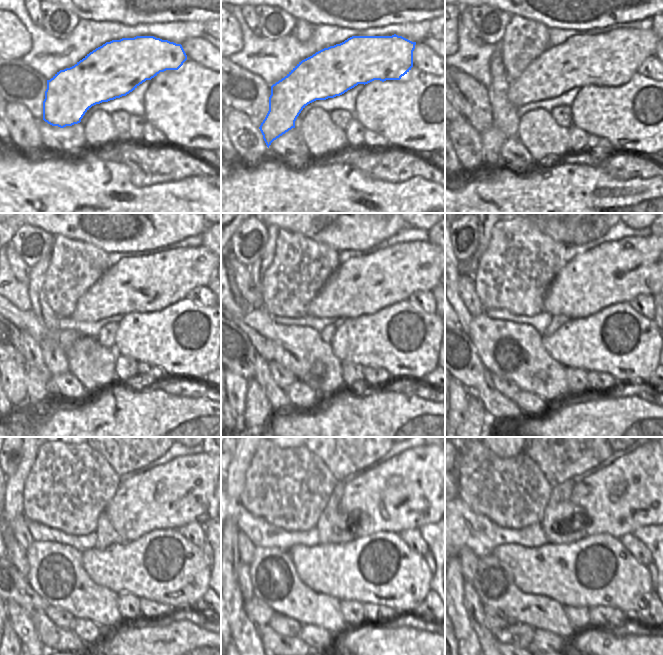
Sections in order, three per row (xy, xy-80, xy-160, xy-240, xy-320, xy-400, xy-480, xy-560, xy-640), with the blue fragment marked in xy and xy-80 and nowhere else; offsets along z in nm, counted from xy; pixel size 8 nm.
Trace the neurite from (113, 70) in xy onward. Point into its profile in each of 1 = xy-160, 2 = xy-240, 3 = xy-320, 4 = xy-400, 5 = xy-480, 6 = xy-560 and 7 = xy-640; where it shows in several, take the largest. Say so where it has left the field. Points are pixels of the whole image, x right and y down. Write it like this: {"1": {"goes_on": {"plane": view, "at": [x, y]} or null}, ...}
{"1": {"goes_on": {"plane": "xy-160", "at": [611, 59]}}, "2": {"goes_on": {"plane": "xy-240", "at": [151, 283]}}, "3": {"goes_on": {"plane": "xy-320", "at": [365, 285]}}, "4": {"goes_on": {"plane": "xy-400", "at": [611, 273]}}, "5": {"goes_on": {"plane": "xy-480", "at": [187, 489]}}, "6": {"goes_on": {"plane": "xy-560", "at": [423, 485]}}, "7": {"goes_on": {"plane": "xy-640", "at": [647, 487]}}}

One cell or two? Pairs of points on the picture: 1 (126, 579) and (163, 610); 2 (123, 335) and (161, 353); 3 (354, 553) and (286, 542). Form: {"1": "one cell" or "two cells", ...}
{"1": "two cells", "2": "one cell", "3": "two cells"}

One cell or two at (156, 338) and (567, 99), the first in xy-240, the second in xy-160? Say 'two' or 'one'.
two

